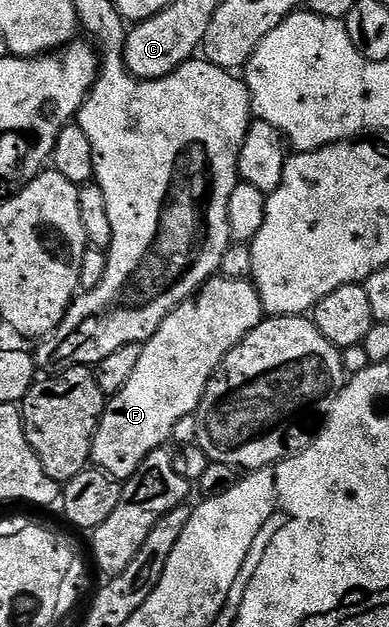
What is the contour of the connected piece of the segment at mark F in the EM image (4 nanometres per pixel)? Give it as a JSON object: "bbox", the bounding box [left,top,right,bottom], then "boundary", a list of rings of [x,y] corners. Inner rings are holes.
{"bbox":[91,275,265,483],"boundary":[[[223,275],[209,277],[173,313],[166,315],[166,319],[160,324],[158,331],[154,331],[149,341],[143,342],[142,359],[138,359],[134,375],[130,375],[126,387],[122,387],[122,391],[118,391],[118,395],[104,406],[104,414],[100,416],[98,431],[94,435],[91,464],[121,483],[133,477],[138,466],[153,451],[169,444],[174,423],[178,423],[178,419],[195,414],[210,379],[224,362],[225,355],[235,345],[242,343],[242,339],[246,339],[250,331],[258,328],[265,317],[260,296],[251,280],[239,281]]]}

